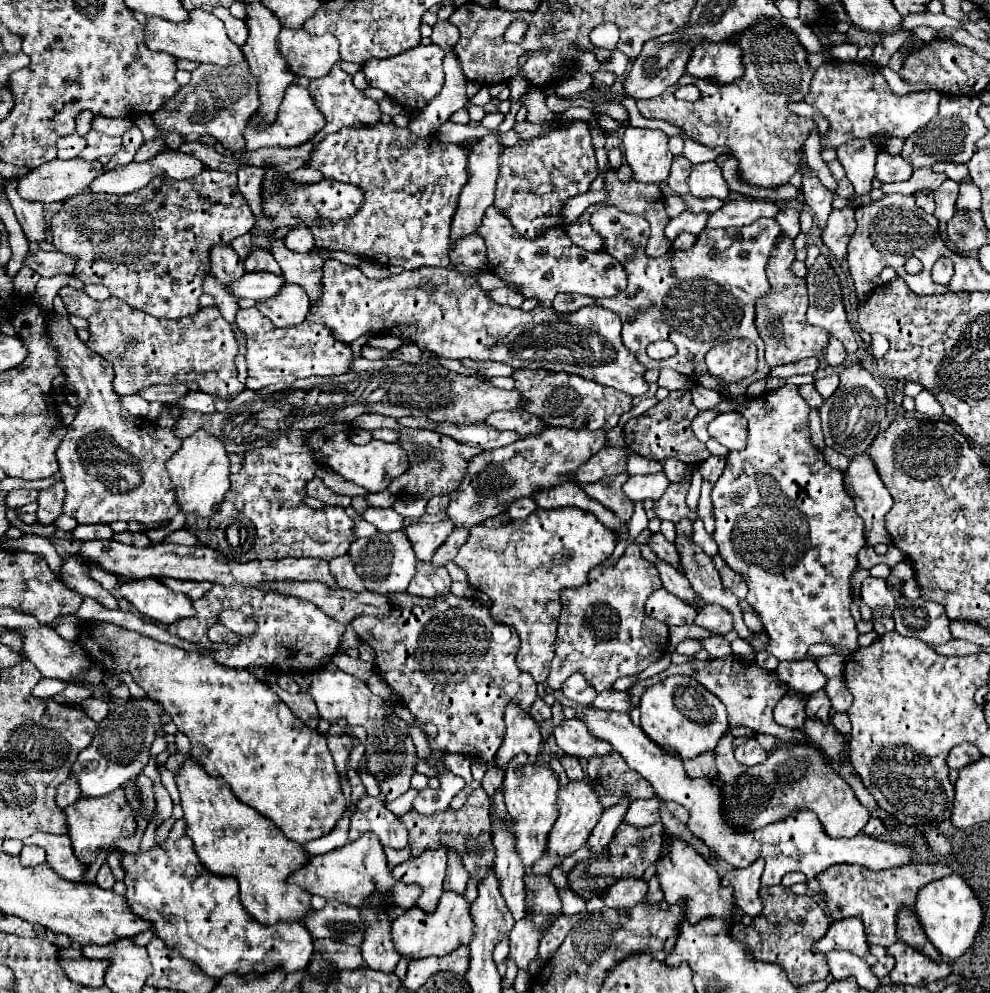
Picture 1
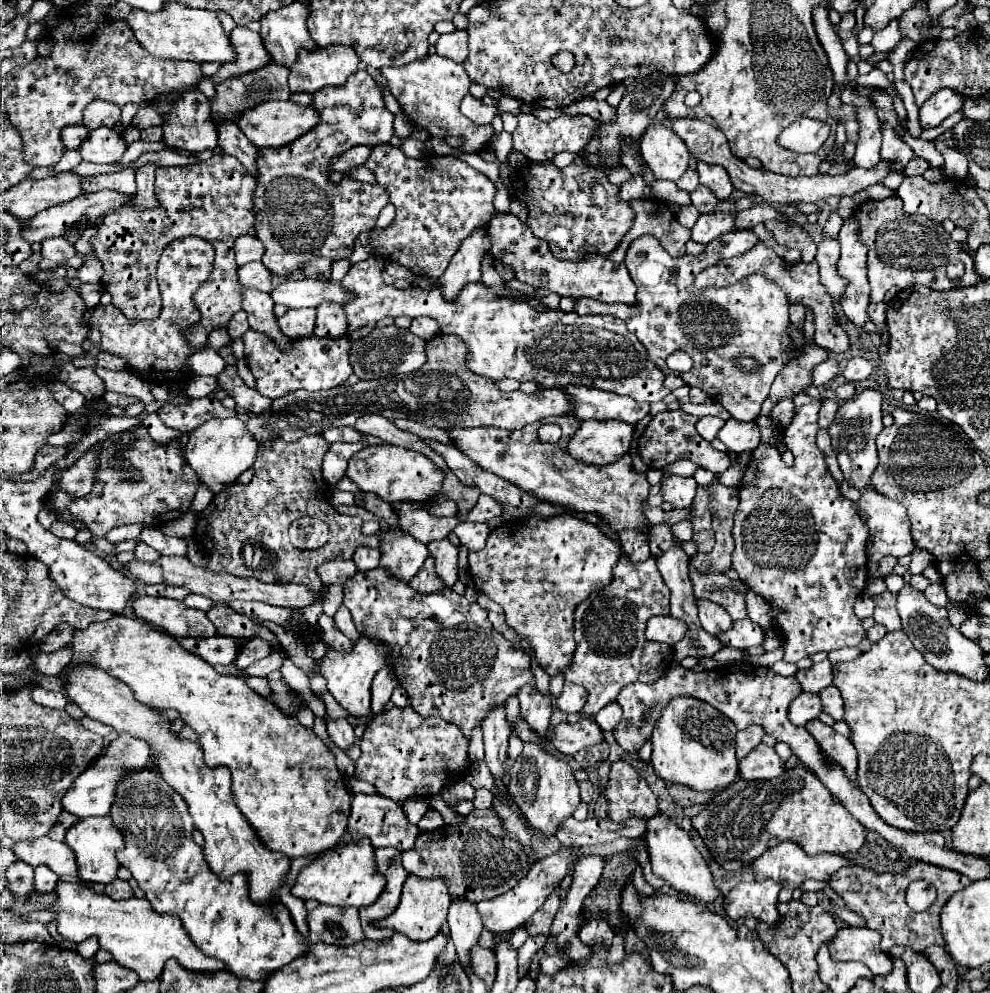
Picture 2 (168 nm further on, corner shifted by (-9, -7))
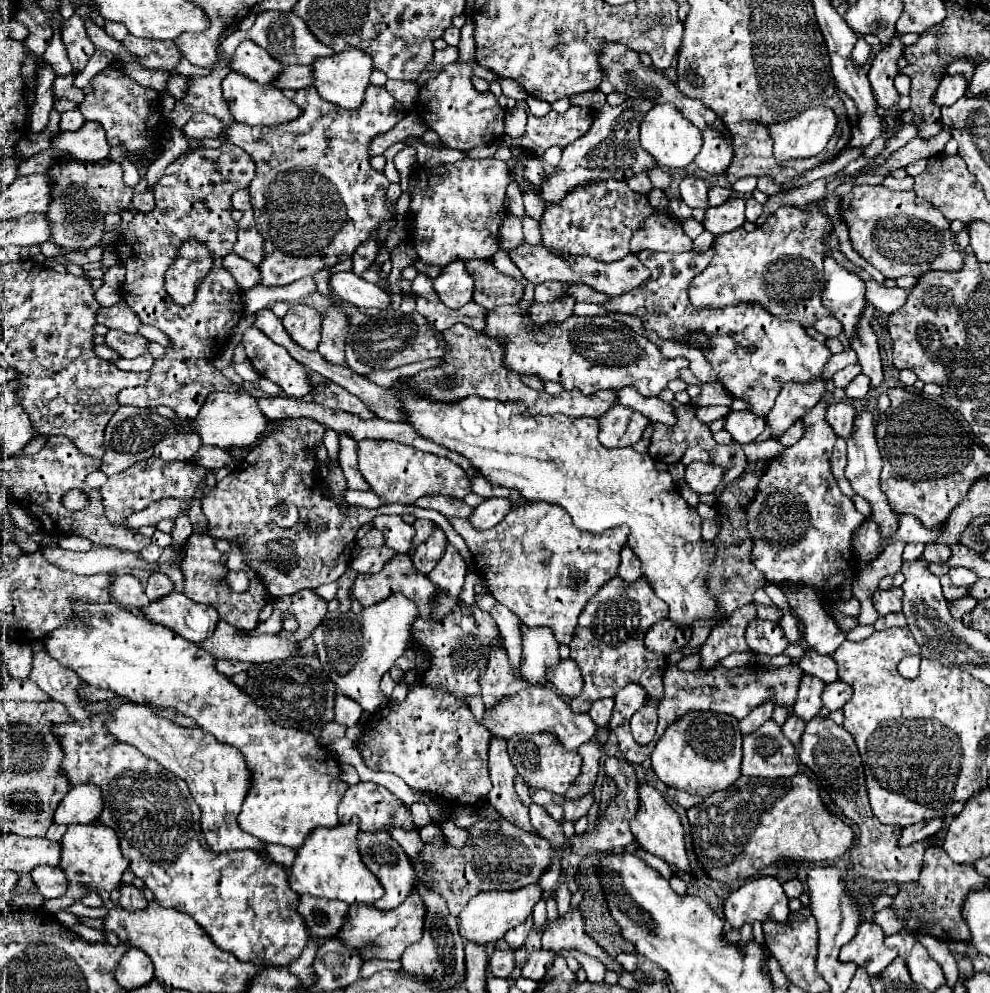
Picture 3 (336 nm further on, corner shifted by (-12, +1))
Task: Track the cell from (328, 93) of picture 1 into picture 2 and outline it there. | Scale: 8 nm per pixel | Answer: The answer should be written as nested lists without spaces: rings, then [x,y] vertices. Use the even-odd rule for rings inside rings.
[[[357,71],[357,73],[347,81],[347,87],[327,87],[327,89],[323,89],[323,91],[317,91],[317,93],[313,95],[311,105],[315,107],[315,111],[317,111],[317,115],[319,115],[319,123],[317,123],[311,131],[307,131],[305,135],[301,135],[299,139],[295,139],[295,141],[291,141],[291,143],[287,143],[287,145],[283,145],[283,147],[275,147],[275,149],[273,149],[273,147],[263,147],[263,149],[259,149],[259,157],[257,157],[257,187],[255,187],[255,193],[253,193],[253,209],[255,209],[255,225],[253,225],[253,227],[255,227],[257,239],[261,239],[261,241],[265,243],[263,265],[265,265],[275,277],[281,277],[281,279],[287,279],[287,277],[293,275],[295,271],[303,269],[303,263],[307,263],[309,259],[319,257],[319,255],[327,257],[329,261],[347,259],[347,257],[353,253],[355,239],[359,237],[359,233],[371,231],[371,229],[375,227],[375,223],[377,223],[377,217],[379,217],[381,209],[389,203],[389,195],[387,195],[387,191],[385,191],[383,187],[371,187],[371,185],[367,185],[367,183],[353,181],[353,179],[347,179],[347,177],[343,177],[335,187],[331,187],[331,179],[329,179],[331,171],[327,171],[327,165],[333,161],[333,157],[337,157],[337,155],[349,151],[351,147],[355,147],[355,145],[383,145],[383,143],[389,143],[389,139],[393,137],[393,113],[385,107],[381,87],[373,81],[373,77],[371,77],[367,71]]]

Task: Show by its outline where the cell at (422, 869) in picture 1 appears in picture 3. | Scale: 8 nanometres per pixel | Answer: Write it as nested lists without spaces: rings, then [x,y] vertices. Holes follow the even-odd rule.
[[[416,891],[408,895],[400,907],[390,911],[380,911],[374,905],[366,905],[366,903],[350,905],[350,915],[340,931],[340,939],[348,947],[360,949],[360,955],[364,959],[400,959],[408,945],[422,939],[424,917],[426,917],[426,907]]]

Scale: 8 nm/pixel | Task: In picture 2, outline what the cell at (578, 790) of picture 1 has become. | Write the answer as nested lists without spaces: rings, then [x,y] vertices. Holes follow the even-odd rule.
[[[563,847],[563,851],[559,851],[559,855],[555,855],[555,859],[543,859],[543,861],[535,863],[531,867],[529,875],[519,885],[509,889],[507,893],[503,893],[503,895],[499,895],[495,899],[477,903],[477,911],[481,915],[483,927],[487,931],[491,931],[491,933],[509,933],[509,931],[513,931],[517,927],[523,927],[529,921],[529,917],[545,903],[547,895],[551,895],[551,891],[575,867],[575,863],[579,861],[577,853],[579,853],[579,847]]]

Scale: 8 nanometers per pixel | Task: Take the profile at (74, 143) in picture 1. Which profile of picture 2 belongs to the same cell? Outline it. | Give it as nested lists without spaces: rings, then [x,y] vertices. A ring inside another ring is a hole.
[[[83,125],[63,127],[63,131],[61,131],[61,139],[67,149],[79,149],[79,143],[83,143],[83,139],[87,139],[87,135],[89,135],[89,129]]]

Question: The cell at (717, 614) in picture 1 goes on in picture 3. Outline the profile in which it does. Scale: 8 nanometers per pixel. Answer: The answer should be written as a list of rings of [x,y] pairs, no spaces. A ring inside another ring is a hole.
[[[768,619],[750,621],[746,627],[746,641],[752,651],[766,655],[780,655],[788,647],[780,625]]]

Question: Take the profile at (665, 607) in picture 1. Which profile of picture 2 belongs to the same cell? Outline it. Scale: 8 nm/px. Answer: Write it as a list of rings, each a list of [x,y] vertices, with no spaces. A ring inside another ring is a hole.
[[[659,615],[647,623],[645,637],[649,641],[657,641],[657,643],[665,643],[665,645],[673,647],[677,641],[683,639],[685,633],[687,633],[687,623],[671,619],[669,615],[665,615],[665,617]]]

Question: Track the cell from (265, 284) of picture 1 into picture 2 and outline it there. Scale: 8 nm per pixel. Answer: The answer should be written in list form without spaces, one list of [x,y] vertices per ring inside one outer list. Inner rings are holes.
[[[289,279],[271,291],[275,303],[283,303],[287,307],[319,307],[321,303],[337,303],[345,305],[355,295],[341,287],[339,281],[311,281],[311,279]]]

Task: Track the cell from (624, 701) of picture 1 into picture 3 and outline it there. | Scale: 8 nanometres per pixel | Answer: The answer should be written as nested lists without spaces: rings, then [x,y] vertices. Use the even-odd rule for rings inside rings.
[[[600,699],[598,703],[592,705],[592,709],[590,709],[590,717],[594,719],[596,725],[606,727],[608,721],[610,721],[612,709],[614,709],[614,699]]]

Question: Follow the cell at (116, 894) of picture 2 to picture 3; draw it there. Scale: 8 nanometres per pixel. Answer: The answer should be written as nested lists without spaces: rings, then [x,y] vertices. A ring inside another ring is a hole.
[[[120,883],[118,891],[120,891],[120,903],[128,911],[136,911],[136,909],[142,909],[148,905],[144,893],[132,883]]]

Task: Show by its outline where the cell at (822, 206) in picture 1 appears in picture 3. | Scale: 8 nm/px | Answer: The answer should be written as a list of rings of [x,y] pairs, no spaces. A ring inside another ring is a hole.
[[[826,255],[824,259],[824,275],[826,287],[822,291],[822,305],[842,323],[846,337],[852,339],[858,315],[866,305],[864,281],[838,265],[832,255]]]

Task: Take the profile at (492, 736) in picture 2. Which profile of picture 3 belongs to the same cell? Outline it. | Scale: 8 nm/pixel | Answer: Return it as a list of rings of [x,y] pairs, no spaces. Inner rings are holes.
[[[496,647],[496,659],[488,659],[488,669],[480,677],[482,699],[486,707],[494,707],[498,699],[508,699],[522,691],[528,683],[524,679],[512,677],[512,669],[508,665],[508,655],[504,647]]]

